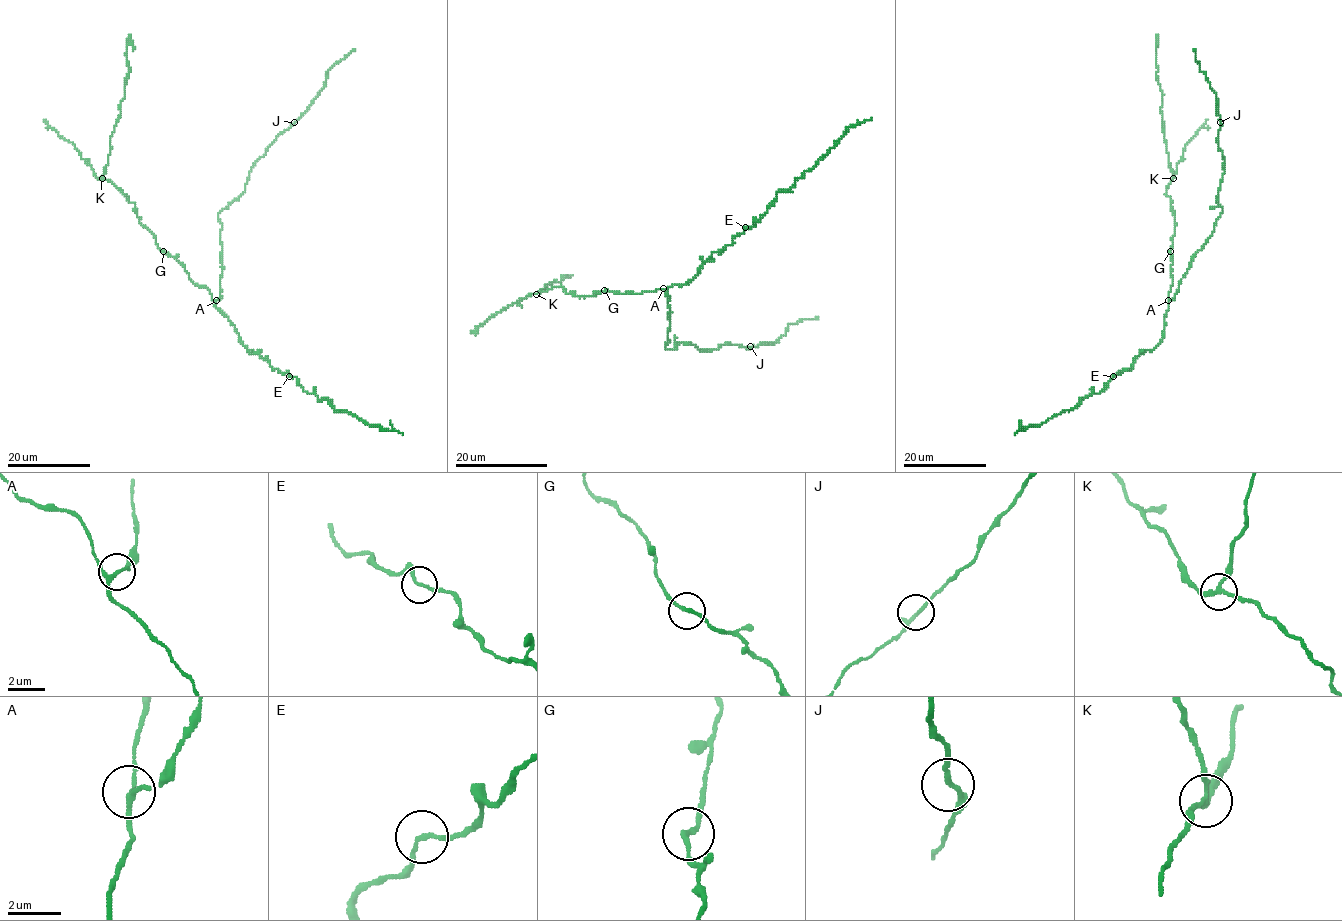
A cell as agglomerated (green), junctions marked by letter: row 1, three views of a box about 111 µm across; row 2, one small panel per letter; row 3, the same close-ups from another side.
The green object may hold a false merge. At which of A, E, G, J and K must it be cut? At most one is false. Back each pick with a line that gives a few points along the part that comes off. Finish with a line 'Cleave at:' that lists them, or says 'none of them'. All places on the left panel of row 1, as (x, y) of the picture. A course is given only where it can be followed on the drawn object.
K: foreign part runs (102, 178), (130, 69), (126, 52), (129, 38), (133, 50)
Cleave at: K

